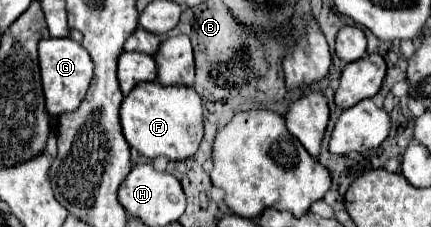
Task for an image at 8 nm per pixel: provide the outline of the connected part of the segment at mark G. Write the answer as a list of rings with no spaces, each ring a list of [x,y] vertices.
[[[70,37],[42,39],[38,45],[38,55],[40,55],[40,75],[42,75],[42,89],[48,113],[62,115],[66,111],[78,109],[82,97],[86,97],[86,89],[92,81],[92,67],[94,67],[86,49],[78,41],[72,41]]]

